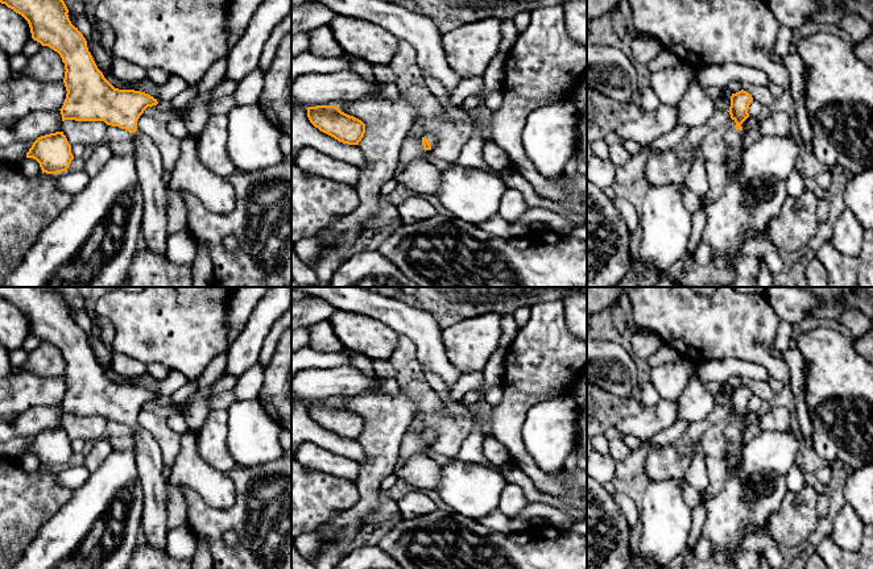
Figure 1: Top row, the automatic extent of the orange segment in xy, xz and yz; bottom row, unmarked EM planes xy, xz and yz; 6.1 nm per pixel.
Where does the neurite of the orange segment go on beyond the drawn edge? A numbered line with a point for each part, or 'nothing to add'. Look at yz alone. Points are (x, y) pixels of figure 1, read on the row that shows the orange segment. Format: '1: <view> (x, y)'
1: yz (735, 146)

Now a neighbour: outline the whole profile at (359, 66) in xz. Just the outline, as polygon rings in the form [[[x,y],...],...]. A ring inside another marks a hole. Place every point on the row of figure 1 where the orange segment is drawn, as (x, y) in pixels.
[[[351,57],[351,70],[359,75],[361,75],[365,80],[368,80],[369,83],[377,83],[373,72],[372,72],[372,65],[356,58],[356,57]]]

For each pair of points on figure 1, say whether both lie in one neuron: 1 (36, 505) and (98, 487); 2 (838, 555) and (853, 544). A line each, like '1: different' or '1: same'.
1: different
2: different

